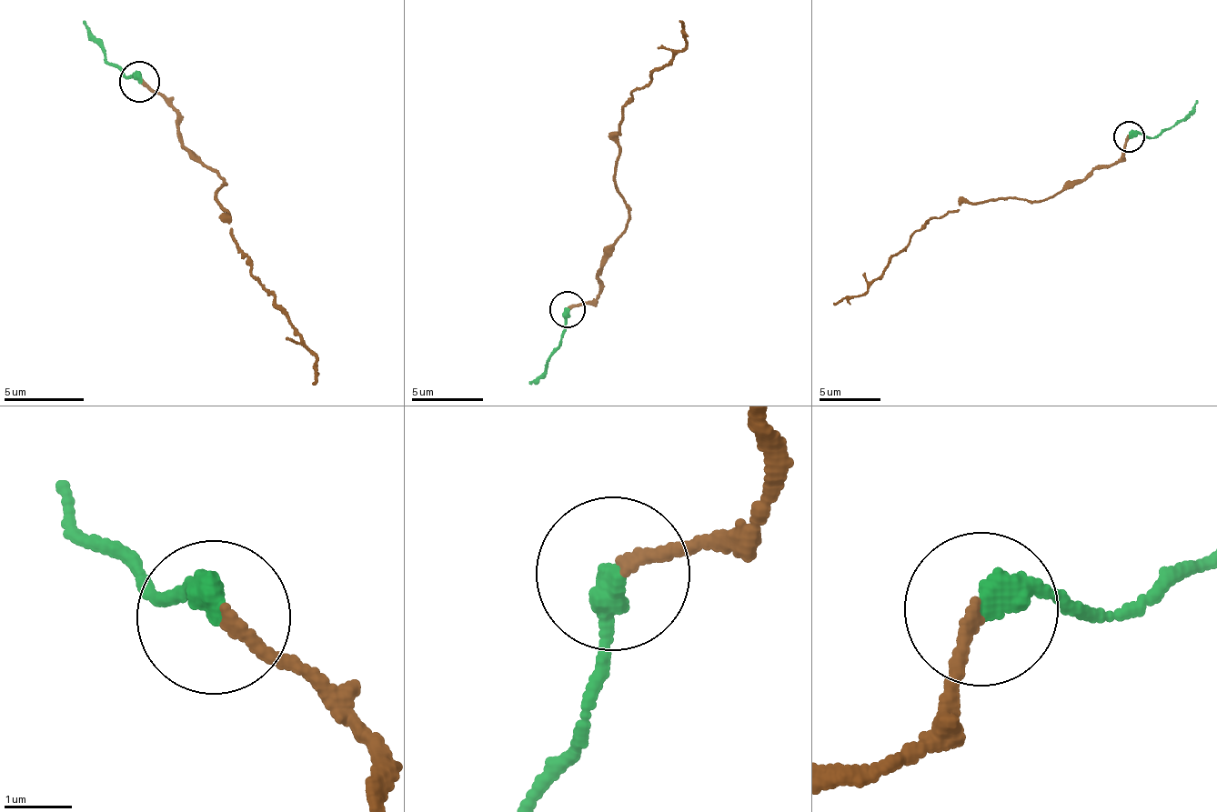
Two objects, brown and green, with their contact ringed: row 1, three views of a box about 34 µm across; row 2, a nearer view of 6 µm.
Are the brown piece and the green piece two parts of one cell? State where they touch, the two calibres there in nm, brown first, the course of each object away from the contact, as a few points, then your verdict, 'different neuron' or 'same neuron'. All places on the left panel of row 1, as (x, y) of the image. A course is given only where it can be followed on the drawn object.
place (139, 82); calibres 180 and 400 nm; course brown (142, 83), (175, 112), (185, 148), (221, 178), (220, 208), (242, 252), (316, 355), (316, 368), (311, 385); course green (138, 83), (135, 72), (125, 76), (106, 60), (103, 46), (84, 21); same neuron

